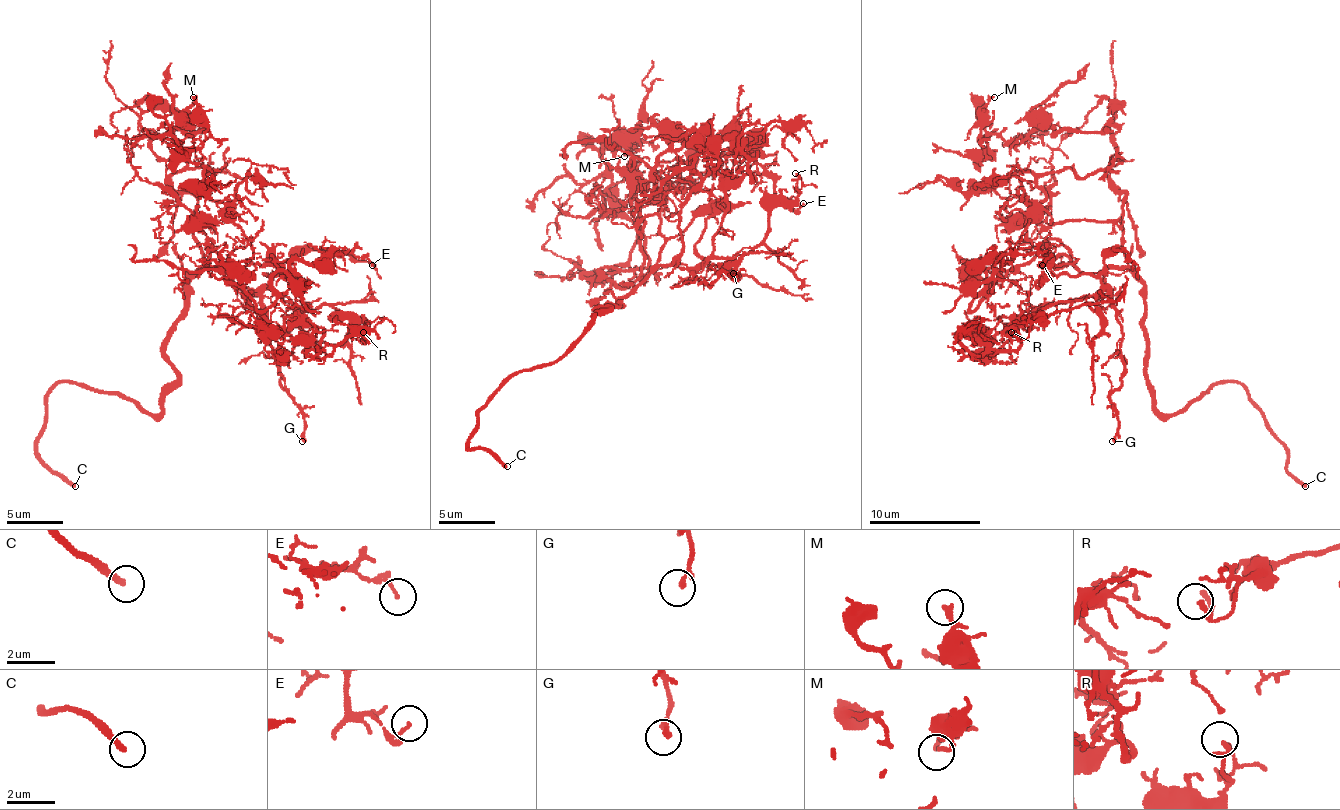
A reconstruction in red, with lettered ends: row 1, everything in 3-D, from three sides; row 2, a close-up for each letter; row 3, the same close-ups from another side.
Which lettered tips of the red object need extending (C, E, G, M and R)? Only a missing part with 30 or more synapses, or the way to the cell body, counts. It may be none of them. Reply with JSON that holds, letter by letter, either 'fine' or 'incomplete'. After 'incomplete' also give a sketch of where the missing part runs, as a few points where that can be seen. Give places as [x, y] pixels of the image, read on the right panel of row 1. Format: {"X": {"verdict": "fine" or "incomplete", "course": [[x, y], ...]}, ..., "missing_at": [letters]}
{"C": {"verdict": "incomplete"}, "E": {"verdict": "fine"}, "G": {"verdict": "fine"}, "M": {"verdict": "fine"}, "R": {"verdict": "fine"}, "missing_at": ["C"]}

